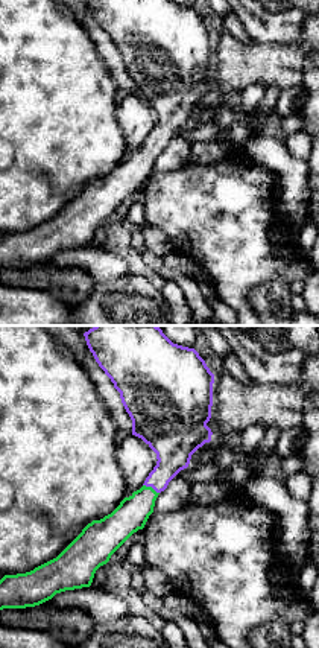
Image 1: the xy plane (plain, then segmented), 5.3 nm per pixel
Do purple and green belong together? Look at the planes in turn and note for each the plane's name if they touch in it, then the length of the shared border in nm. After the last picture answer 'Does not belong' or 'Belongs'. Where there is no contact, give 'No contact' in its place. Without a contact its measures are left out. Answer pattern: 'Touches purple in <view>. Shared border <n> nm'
Touches purple in xy. Shared border 100 nm

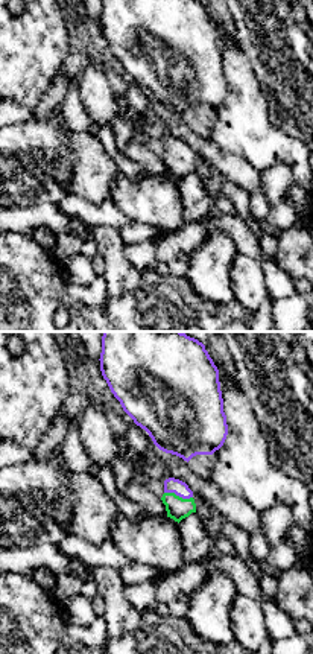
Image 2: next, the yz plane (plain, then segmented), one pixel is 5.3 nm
Touches purple in yz. Shared border 160 nm

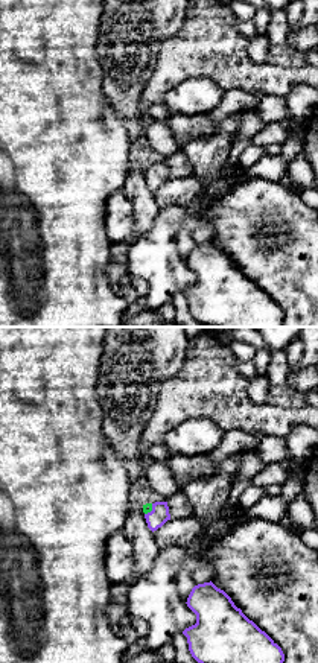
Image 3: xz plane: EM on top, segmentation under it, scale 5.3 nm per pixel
Touches purple in xz. Shared border 80 nm

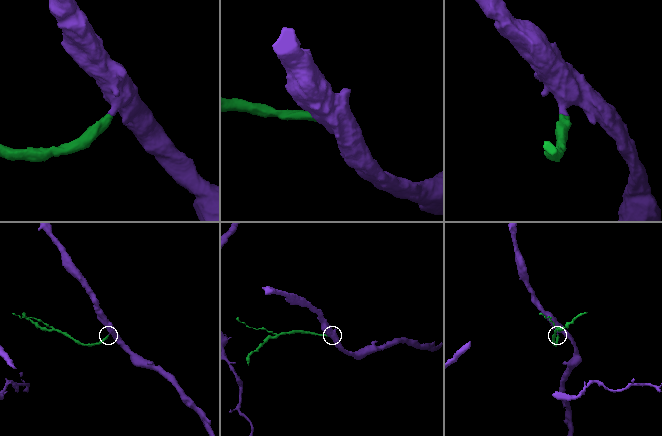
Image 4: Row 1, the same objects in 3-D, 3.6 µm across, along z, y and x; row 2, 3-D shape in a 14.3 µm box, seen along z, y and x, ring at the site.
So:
Belongs

